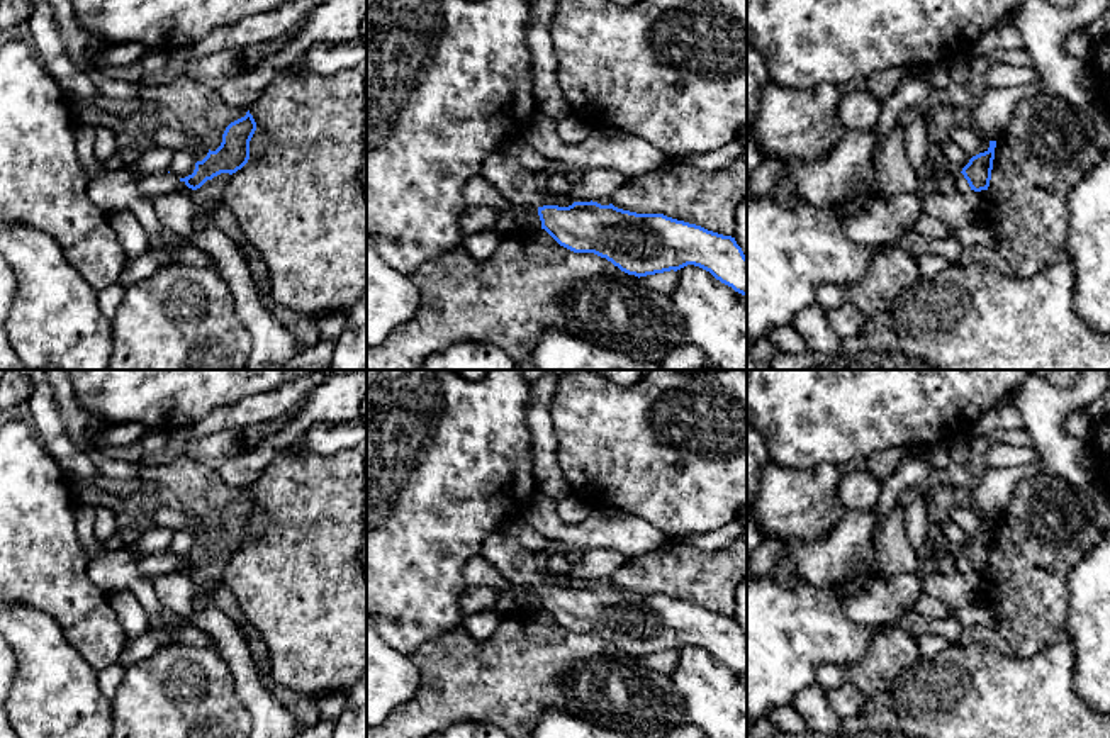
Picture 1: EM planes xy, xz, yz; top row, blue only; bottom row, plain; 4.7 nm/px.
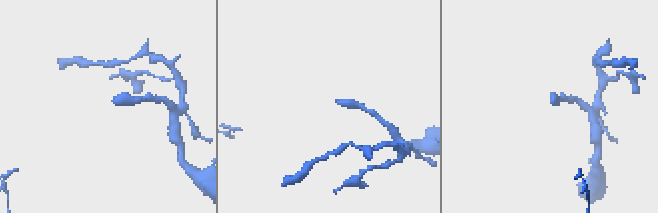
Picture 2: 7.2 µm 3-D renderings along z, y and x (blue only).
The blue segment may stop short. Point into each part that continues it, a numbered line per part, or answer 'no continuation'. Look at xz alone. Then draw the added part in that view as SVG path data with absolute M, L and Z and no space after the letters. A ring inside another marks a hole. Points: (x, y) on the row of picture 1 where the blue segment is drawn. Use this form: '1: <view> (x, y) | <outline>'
1: xz (515, 182) | M496 151L482 165L480 175L513 205L552 205L535 171L521 165L514 156Z

